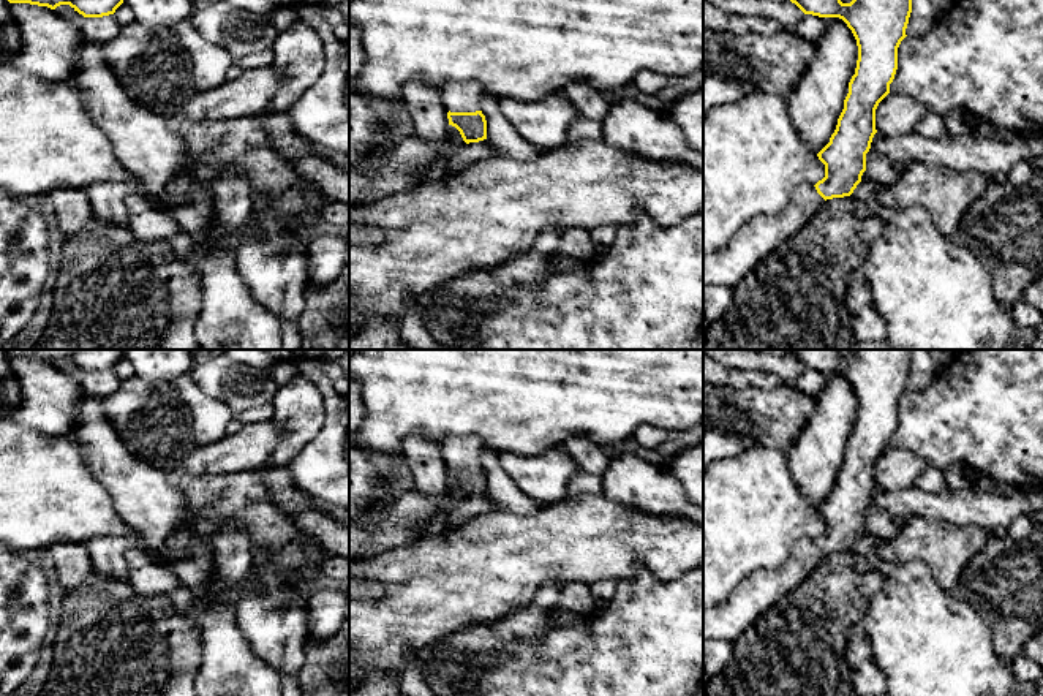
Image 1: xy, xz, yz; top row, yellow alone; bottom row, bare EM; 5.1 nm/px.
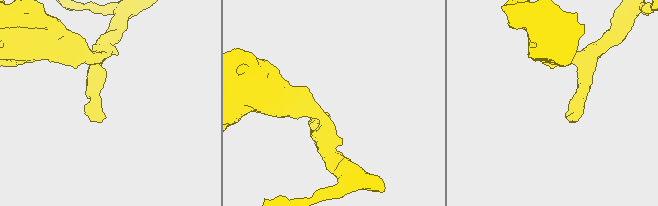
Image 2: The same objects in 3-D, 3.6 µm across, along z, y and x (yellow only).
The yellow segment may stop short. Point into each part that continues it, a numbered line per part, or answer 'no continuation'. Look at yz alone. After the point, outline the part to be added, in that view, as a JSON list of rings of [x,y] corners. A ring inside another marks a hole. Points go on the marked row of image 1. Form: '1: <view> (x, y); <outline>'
1: yz (753, 242); [[[809,182],[800,183],[776,215],[755,215],[741,226],[727,245],[703,255],[703,289],[735,286],[771,252],[792,239],[823,206],[825,199]]]

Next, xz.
1: xz (466, 97); [[[476,82],[444,84],[439,95],[450,112],[476,112],[480,111],[484,89]]]

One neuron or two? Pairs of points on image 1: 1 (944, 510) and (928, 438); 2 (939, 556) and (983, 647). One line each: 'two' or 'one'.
1: two
2: two

